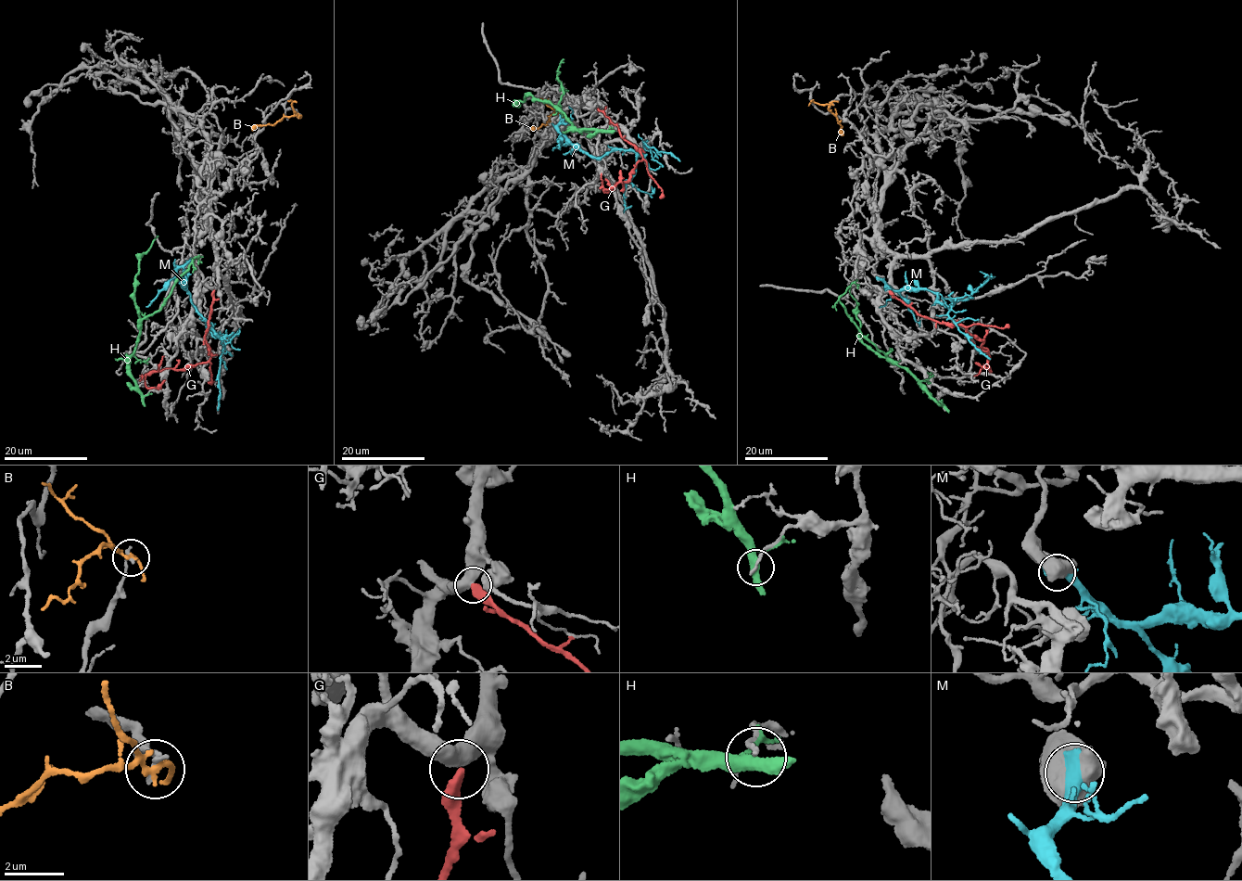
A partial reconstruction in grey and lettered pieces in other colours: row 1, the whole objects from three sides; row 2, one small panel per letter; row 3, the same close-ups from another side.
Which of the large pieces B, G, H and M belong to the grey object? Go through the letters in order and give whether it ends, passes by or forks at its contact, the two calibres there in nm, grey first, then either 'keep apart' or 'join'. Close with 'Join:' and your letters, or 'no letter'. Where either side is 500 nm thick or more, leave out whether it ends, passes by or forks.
B: it forks | 200/170 nm | keep apart
G: it ends | 480/440 nm | keep apart
H: it forks | 160/320 nm | keep apart
M: 1100/600 nm | keep apart
Join: no letter

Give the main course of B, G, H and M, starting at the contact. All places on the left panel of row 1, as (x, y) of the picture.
B: (298, 116), (285, 116), (273, 125), (257, 125), (251, 130)
G: (213, 290), (204, 336), (210, 356), (184, 369), (153, 370), (146, 375), (145, 386), (157, 388), (165, 380)
H: (143, 399), (129, 364), (140, 335), (142, 320), (159, 309), (177, 279), (193, 260), (198, 256), (202, 261)
M: (189, 261), (175, 272), (200, 315), (224, 345), (219, 365), (217, 410)

